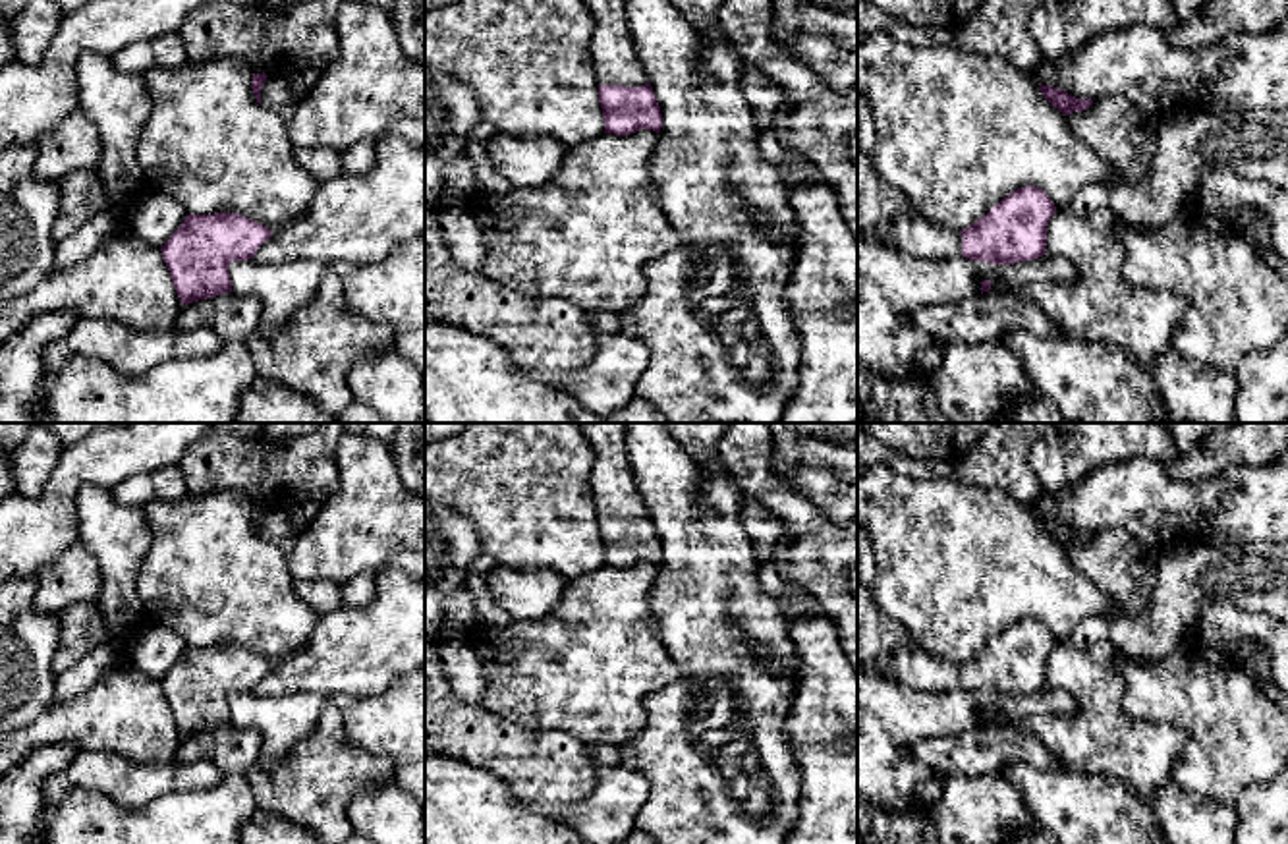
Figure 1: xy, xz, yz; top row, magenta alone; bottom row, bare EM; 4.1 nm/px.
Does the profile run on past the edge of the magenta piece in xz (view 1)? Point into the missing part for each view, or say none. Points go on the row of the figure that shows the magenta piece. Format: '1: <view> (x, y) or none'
1: xz (616, 60)

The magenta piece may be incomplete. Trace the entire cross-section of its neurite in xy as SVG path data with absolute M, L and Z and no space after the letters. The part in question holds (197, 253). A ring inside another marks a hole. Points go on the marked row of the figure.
M236 212L187 214L160 247L182 305L232 292L228 265L253 259L270 236Z

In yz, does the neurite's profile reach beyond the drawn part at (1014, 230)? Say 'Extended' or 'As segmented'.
Extended

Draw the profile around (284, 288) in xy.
M247 259L228 265L232 292L253 295L263 305L261 332L278 330L295 311L309 305L324 270L326 267L313 259L297 259L284 265L259 265Z

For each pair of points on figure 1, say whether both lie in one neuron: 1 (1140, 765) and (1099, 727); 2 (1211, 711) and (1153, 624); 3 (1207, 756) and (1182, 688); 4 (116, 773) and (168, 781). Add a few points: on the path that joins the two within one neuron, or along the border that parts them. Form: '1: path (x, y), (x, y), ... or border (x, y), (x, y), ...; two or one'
1: path (1128, 754), (1115, 752), (1105, 738); one
2: border (1190, 642), (1159, 659), (1128, 659); two
3: path (1207, 738), (1207, 713), (1200, 705); one
4: path (130, 781), (155, 781); one

